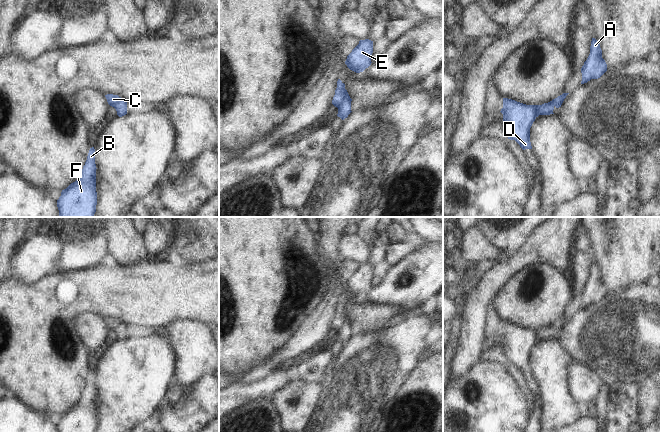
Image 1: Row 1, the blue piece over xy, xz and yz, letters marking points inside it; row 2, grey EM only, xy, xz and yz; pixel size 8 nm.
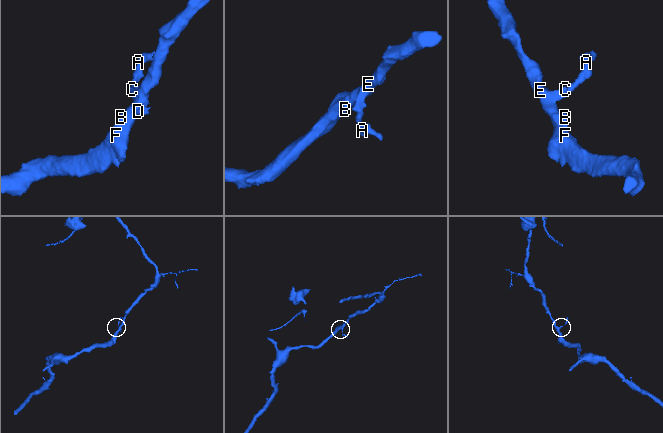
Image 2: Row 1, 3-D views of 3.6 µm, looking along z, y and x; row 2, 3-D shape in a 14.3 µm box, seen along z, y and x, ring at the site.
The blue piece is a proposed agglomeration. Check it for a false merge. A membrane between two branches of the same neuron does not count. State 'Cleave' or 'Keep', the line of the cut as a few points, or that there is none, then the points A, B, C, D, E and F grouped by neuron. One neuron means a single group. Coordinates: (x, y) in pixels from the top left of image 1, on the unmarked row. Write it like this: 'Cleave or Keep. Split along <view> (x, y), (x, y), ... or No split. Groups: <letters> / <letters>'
Keep. No split. Groups: A B C D E F.

